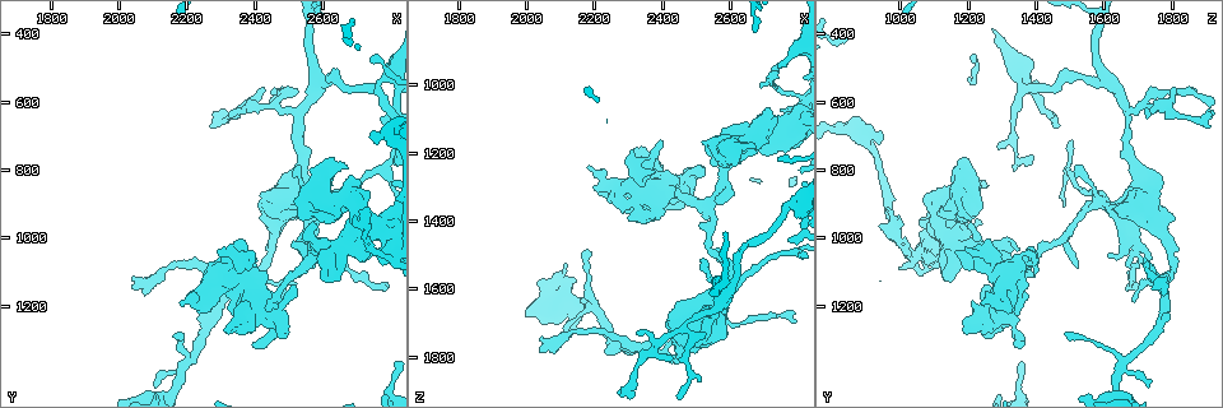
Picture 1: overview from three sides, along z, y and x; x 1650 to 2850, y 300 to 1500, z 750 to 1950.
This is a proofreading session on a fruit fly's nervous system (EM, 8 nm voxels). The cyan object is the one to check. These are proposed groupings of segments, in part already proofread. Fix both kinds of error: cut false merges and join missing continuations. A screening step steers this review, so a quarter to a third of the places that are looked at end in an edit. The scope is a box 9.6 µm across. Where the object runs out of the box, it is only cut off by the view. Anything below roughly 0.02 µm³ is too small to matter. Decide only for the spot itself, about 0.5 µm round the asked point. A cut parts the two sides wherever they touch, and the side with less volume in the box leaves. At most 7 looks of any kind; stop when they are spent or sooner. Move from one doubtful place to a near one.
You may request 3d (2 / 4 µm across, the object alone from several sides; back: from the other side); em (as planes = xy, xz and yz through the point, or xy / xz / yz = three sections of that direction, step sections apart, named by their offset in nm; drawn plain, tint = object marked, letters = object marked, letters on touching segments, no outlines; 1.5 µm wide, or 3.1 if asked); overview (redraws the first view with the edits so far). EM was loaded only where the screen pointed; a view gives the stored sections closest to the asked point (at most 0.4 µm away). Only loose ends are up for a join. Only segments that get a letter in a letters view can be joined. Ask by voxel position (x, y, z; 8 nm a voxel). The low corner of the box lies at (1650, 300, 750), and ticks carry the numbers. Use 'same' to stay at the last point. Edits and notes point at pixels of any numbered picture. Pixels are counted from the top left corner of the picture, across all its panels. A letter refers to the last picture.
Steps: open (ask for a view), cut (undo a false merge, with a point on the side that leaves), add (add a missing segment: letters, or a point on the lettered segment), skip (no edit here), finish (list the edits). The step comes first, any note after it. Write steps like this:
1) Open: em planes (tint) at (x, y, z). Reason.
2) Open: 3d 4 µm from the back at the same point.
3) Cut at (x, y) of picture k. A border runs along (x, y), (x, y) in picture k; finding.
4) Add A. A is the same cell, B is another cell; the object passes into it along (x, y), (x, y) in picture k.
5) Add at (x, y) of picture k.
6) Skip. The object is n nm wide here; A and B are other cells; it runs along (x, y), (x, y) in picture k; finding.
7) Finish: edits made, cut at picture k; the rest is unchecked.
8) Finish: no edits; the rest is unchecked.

Open: 3d 2 µm at (2770, 550, 1360). Abrupt turn.

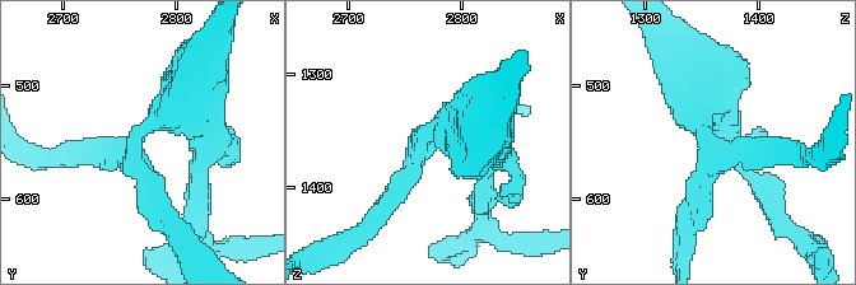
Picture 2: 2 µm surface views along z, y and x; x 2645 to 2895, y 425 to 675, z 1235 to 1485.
Open: em planes (letters) at (2762, 550, 1360). 4 arms meet here; shape alone is not enough.

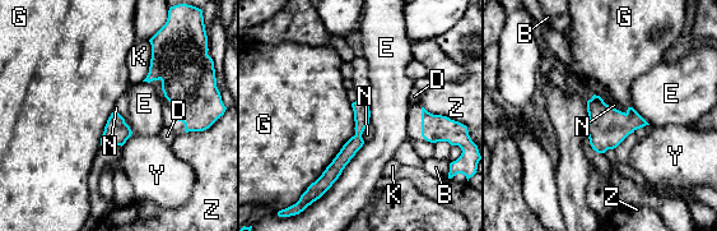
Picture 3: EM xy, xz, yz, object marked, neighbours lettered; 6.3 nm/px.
Skip. B, D, E, G, K, N, Y and Z are other cells; it runs along (364, 100), (355, 143), (324, 180) in picture 3; all the same cell.

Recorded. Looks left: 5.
Open: em xy step 4 (letters) at (2740, 700, 950). An open end.

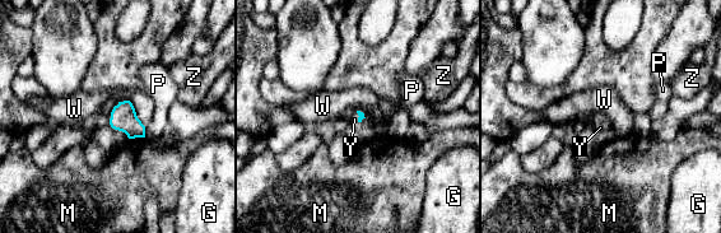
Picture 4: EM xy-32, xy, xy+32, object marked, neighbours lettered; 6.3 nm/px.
Open: em planes (letters) at the same point. Cut it another way.

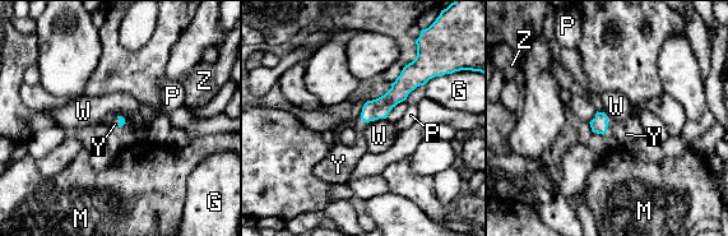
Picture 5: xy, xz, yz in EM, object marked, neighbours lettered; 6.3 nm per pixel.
Add Y. Y is the same cell, G, M, P, W and Z are other cells; the object passes into it along (599, 124), (607, 125), (626, 134) in picture 5; the cell continues.

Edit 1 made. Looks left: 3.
Finish: edits made, add at picture 5; the rest is unchecked.

